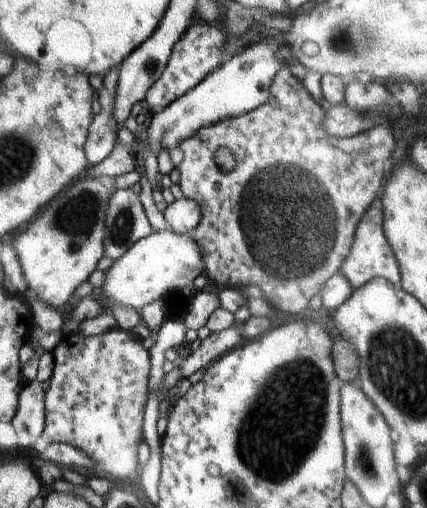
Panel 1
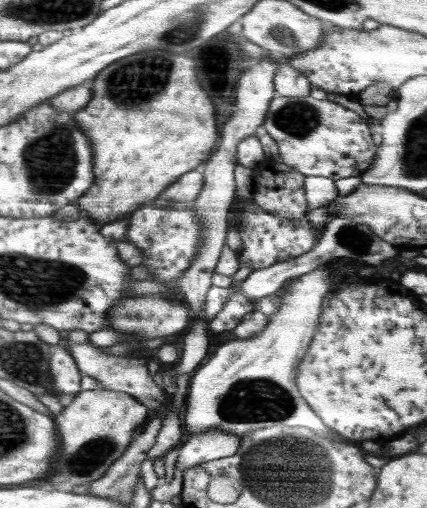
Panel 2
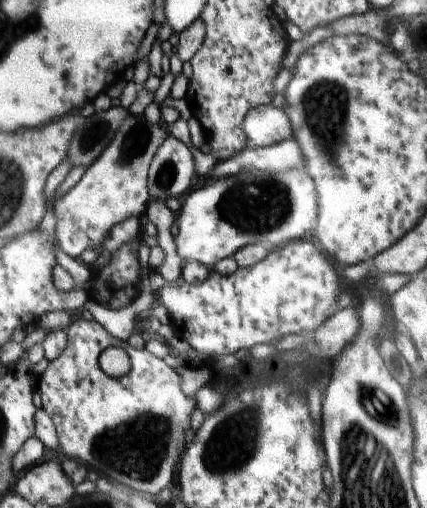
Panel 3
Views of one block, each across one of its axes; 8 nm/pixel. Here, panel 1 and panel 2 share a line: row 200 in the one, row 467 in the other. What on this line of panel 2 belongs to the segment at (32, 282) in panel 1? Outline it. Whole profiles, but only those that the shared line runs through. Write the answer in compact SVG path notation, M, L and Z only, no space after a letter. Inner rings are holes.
M97 388L79 391L72 403L54 416L58 434L61 434L62 450L54 462L54 474L50 480L54 490L70 492L72 488L98 481L108 472L110 465L124 454L134 438L134 428L146 424L149 418L144 403L122 391Z

